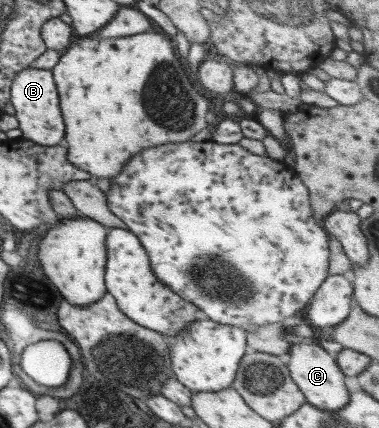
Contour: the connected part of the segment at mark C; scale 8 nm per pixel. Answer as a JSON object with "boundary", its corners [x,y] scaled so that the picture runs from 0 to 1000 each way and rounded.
{"boundary":[[[776,799],[763,808],[760,829],[760,874],[799,921],[805,939],[868,963],[902,953],[918,939],[921,918],[905,893],[908,871],[892,860],[881,834],[863,827],[839,801]]]}

